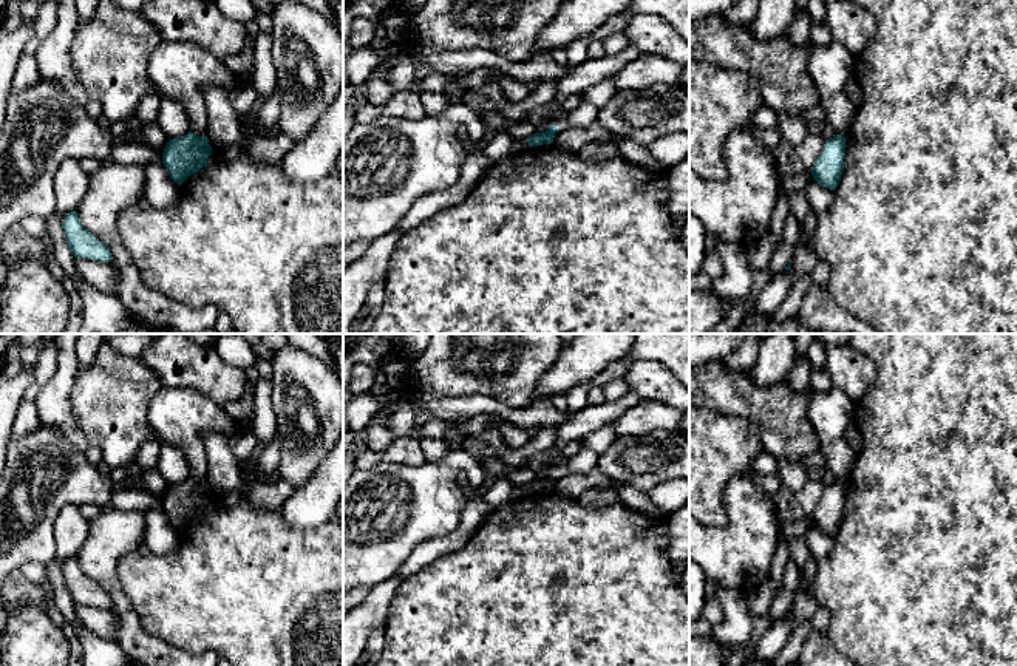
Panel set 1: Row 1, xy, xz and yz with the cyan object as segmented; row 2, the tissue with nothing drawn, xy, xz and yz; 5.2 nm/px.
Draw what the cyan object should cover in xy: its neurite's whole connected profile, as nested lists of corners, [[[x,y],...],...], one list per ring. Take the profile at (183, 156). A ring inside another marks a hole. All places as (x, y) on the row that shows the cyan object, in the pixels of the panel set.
[[[189,131],[181,138],[170,139],[162,153],[162,164],[170,178],[181,185],[190,175],[209,162],[212,147],[207,136]]]

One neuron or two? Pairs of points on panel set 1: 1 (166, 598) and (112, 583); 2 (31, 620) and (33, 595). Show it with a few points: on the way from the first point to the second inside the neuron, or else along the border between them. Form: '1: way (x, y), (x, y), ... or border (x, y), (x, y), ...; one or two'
1: border (132, 550), (118, 561), (118, 581), (139, 618); two
2: border (16, 603), (36, 603), (45, 612); two

